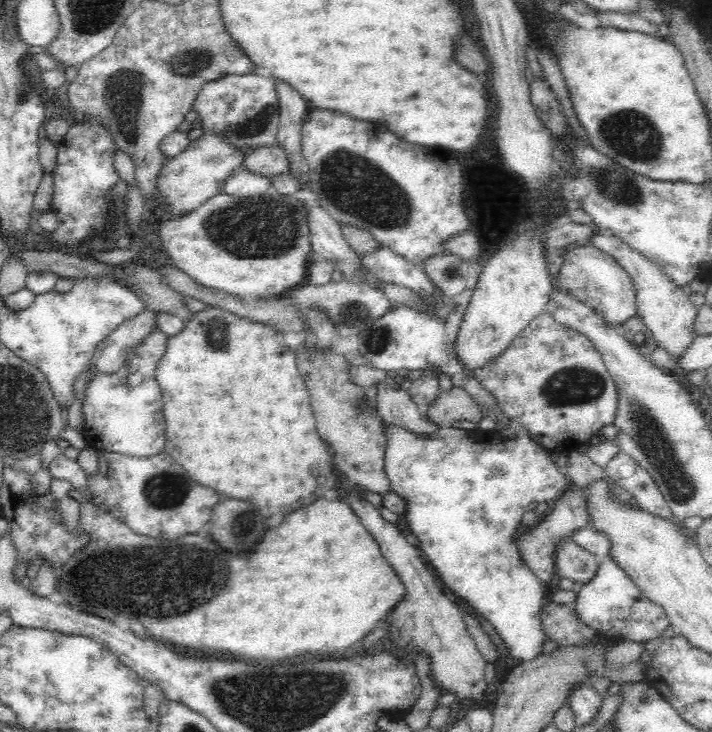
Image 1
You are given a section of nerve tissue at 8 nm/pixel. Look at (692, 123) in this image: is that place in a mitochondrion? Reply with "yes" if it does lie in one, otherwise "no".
no

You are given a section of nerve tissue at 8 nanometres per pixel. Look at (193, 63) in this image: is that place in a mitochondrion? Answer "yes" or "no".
yes

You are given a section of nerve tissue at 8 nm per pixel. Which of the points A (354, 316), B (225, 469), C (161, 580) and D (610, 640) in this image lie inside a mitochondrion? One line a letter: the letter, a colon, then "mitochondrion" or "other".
A: mitochondrion
B: other
C: mitochondrion
D: other

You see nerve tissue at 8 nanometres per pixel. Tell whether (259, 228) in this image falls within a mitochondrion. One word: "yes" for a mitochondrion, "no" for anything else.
yes

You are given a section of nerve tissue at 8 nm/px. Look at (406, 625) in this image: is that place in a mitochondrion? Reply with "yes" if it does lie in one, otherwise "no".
yes

